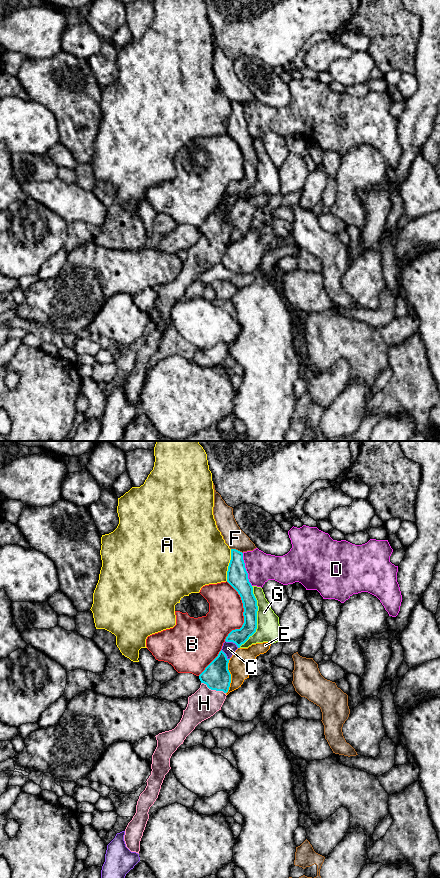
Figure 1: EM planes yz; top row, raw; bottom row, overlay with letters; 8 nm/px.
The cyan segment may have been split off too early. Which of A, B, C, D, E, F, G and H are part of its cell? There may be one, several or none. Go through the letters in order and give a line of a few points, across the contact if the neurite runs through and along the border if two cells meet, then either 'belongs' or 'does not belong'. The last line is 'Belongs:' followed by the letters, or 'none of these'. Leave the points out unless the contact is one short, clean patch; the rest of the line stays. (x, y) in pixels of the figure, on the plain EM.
A: does not belong
B: does not belong
C: does not belong
D: does not belong
E: does not belong
F: does not belong
G: does not belong
H: line yz (216, 228), (213, 241), (212, 246), (204, 255); belongs
Belongs: H

